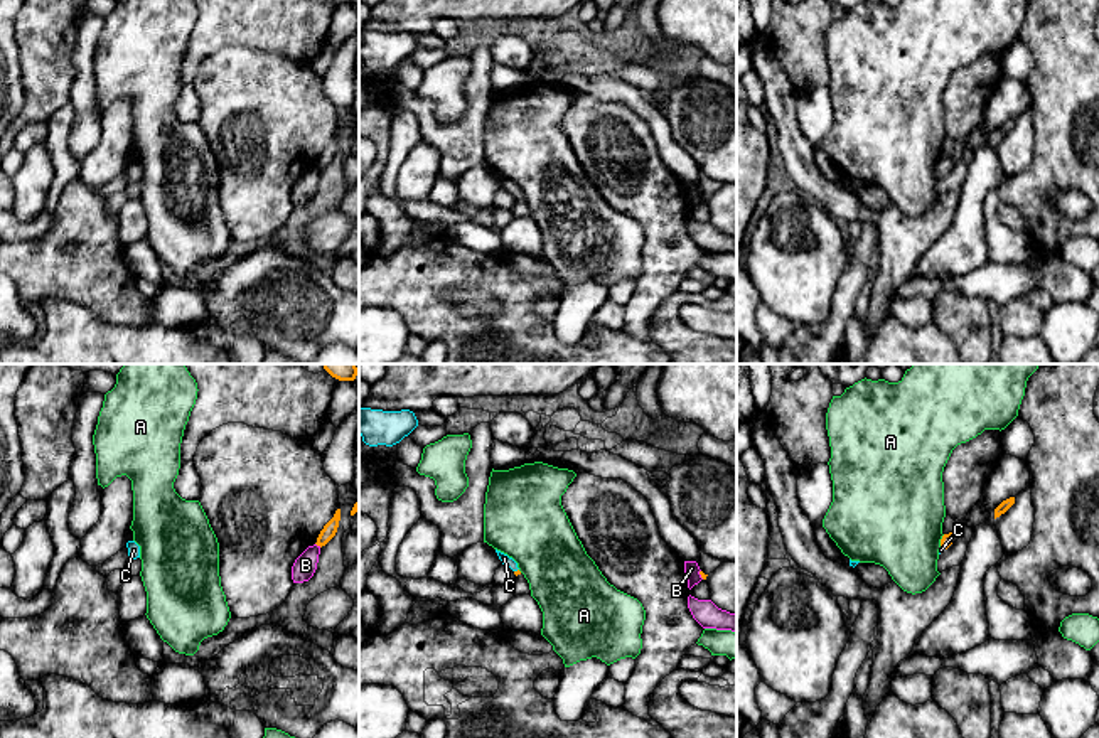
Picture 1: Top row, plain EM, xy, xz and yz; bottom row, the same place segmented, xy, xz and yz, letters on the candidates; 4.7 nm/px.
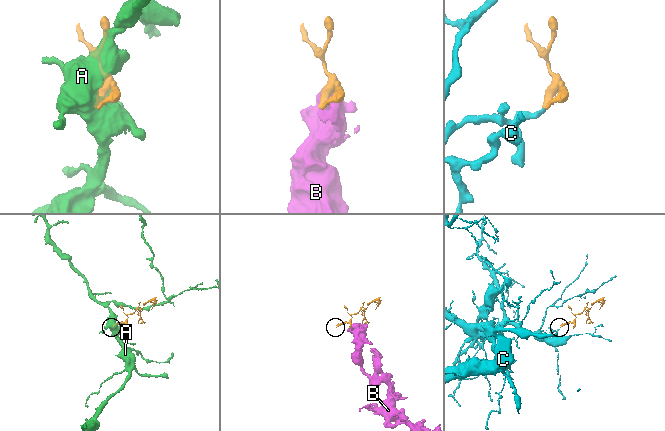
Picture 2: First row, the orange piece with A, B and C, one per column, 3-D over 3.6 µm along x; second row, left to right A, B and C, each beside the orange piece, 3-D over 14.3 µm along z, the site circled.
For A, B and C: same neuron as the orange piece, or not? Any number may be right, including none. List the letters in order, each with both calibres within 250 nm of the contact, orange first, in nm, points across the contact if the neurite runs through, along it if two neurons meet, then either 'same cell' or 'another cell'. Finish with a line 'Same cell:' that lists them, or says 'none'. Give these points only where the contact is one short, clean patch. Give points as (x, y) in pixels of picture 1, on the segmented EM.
A: 60 nm thick on the orange side, 460 nm on the other; another cell
B: 70 nm thick on the orange side, 110 nm on the other; border along xy (316, 543), (321, 546); another cell
C: 20 nm thick on the orange side, 50 nm on the other; runs through xz (518, 572), (518, 570), (504, 558); same cell
Same cell: C

